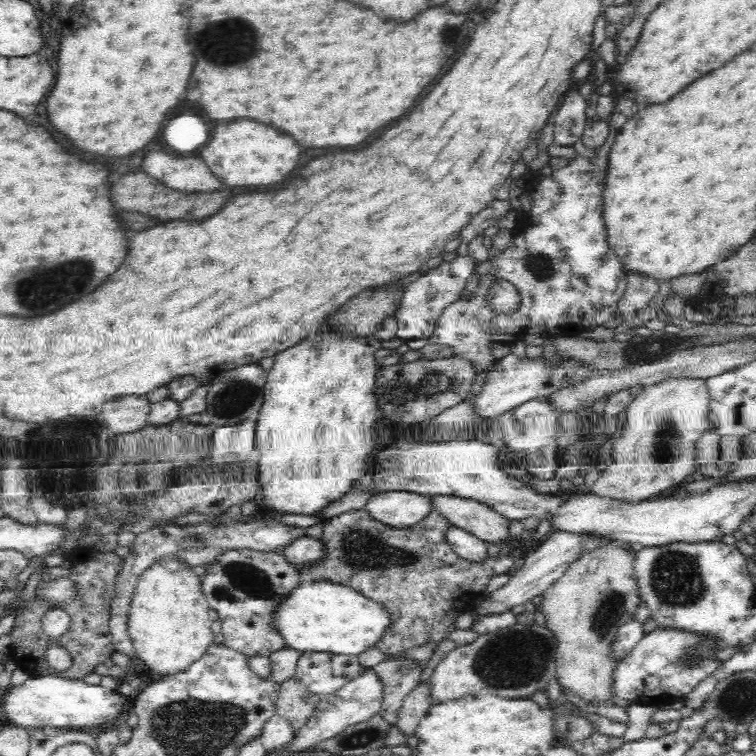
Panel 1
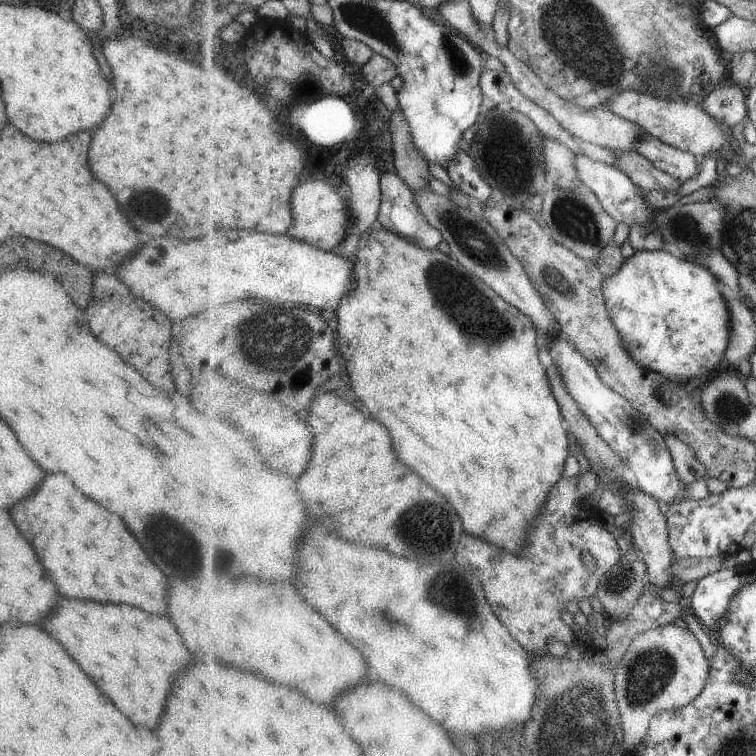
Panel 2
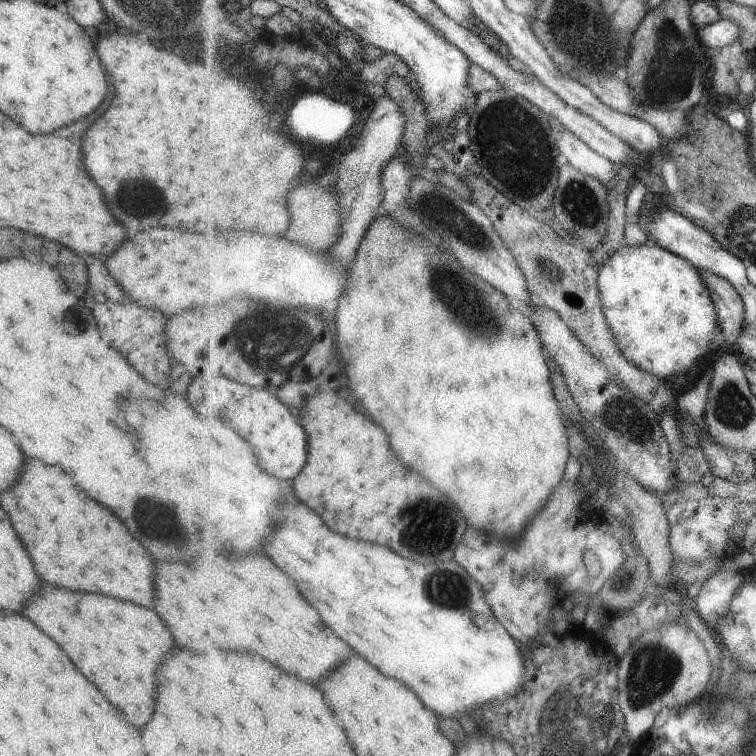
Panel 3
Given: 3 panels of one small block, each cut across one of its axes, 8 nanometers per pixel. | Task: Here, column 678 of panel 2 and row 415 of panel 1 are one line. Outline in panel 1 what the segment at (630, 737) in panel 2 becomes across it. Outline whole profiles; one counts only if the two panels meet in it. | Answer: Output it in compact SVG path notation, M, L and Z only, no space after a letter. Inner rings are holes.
M670 378L644 387L623 414L623 428L612 445L612 464L602 470L589 492L600 498L638 504L683 486L686 478L698 471L694 442L709 430L709 403L710 393L706 381L701 378Z

